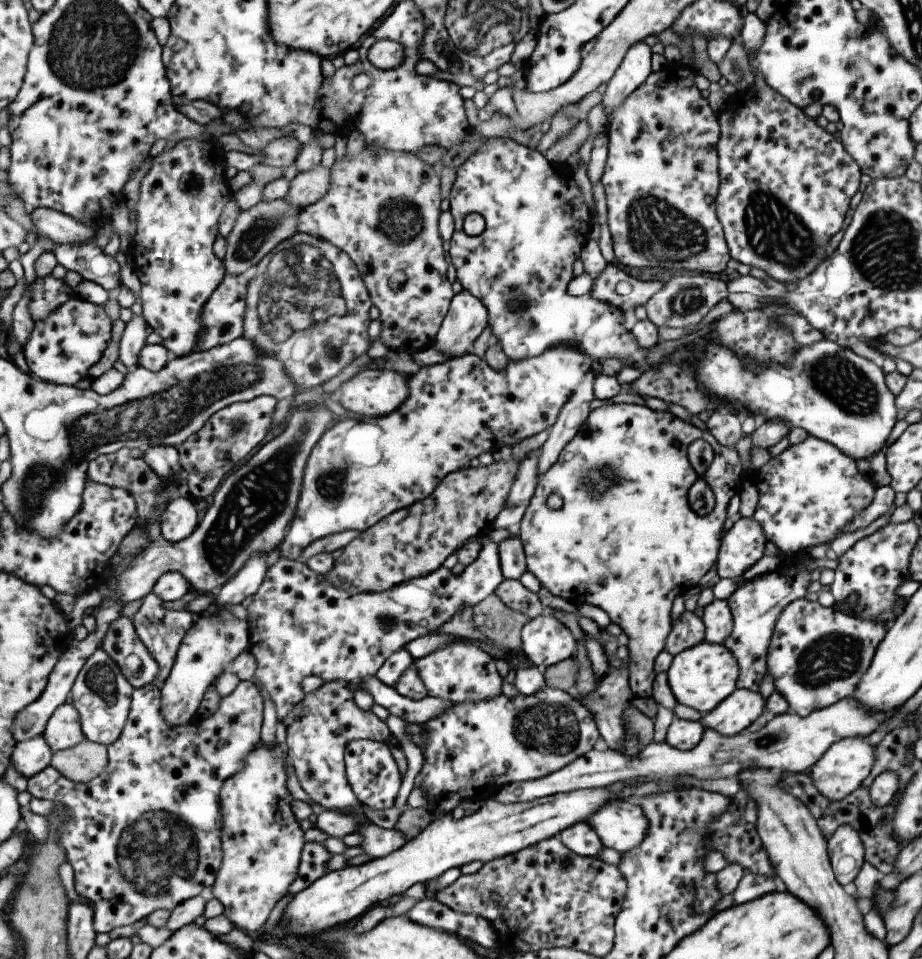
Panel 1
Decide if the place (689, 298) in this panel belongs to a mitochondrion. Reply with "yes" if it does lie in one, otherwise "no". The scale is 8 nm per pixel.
yes

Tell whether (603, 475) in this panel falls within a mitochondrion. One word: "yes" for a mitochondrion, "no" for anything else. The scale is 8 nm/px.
yes

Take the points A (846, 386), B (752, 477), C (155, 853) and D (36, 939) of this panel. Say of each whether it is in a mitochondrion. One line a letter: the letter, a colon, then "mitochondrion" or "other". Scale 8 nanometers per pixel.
A: mitochondrion
B: other
C: mitochondrion
D: other

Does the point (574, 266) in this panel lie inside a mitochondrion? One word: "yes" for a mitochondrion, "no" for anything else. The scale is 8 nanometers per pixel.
no

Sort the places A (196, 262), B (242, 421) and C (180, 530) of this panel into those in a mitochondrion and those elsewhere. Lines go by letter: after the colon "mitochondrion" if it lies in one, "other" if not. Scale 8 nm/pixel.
A: other
B: mitochondrion
C: other

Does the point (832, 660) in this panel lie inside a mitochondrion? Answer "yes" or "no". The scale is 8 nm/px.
yes

